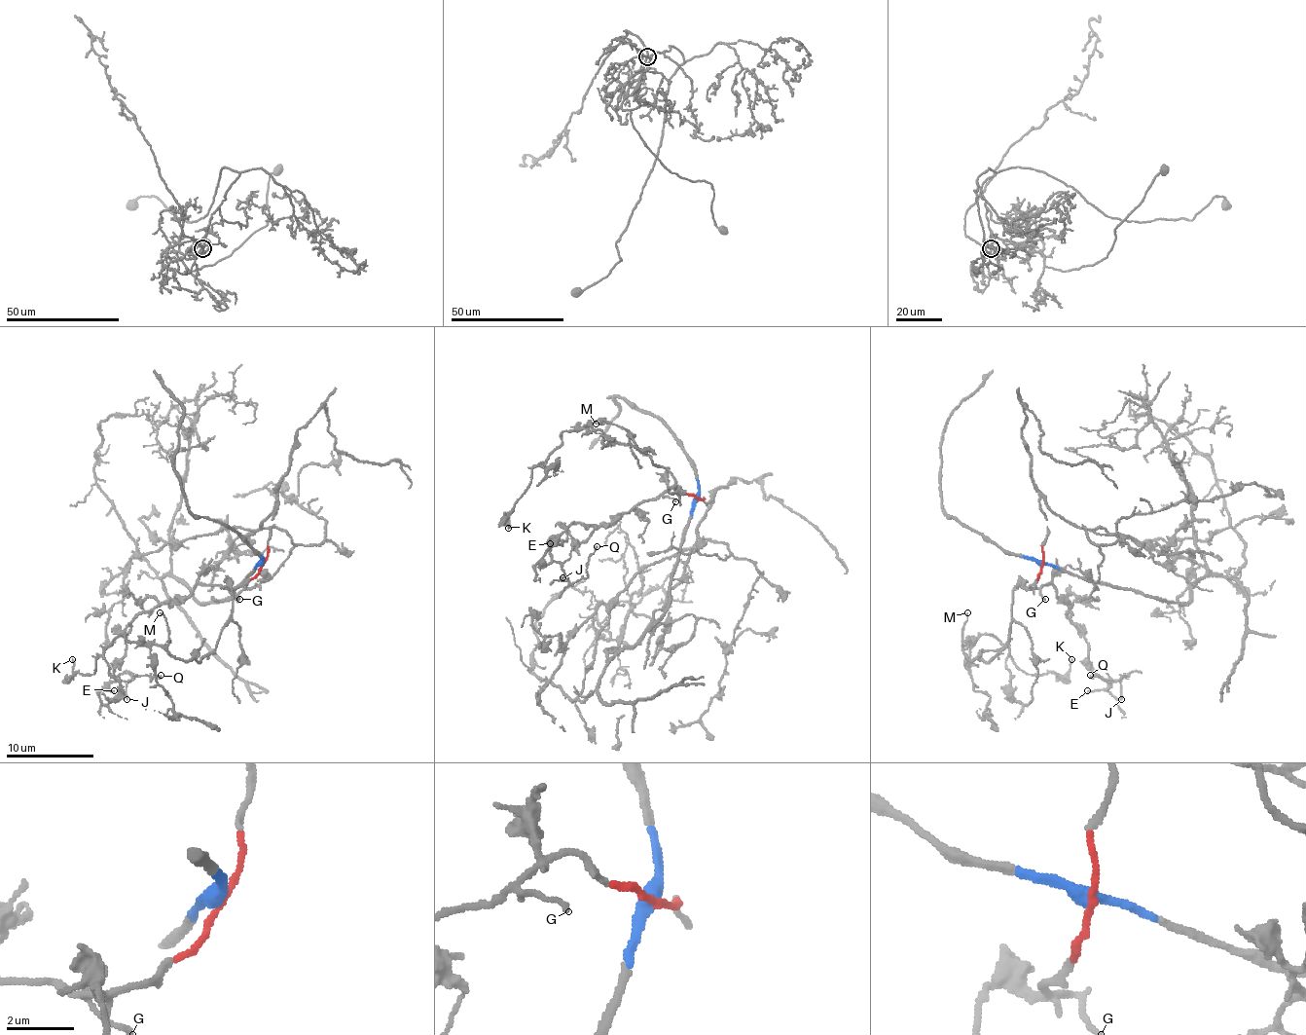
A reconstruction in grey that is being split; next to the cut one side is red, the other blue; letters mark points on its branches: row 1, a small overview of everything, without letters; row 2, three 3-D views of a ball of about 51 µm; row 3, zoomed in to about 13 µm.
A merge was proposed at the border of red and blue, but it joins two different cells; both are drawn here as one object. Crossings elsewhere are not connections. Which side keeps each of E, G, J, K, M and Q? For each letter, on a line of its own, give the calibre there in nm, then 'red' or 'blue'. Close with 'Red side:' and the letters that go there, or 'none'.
E: 150 nm thick; red
G: 130 nm thick; red
J: 130 nm thick; red
K: 140 nm thick; red
M: 110 nm thick; red
Q: 130 nm thick; red
Red side: E, G, J, K, M, Q

